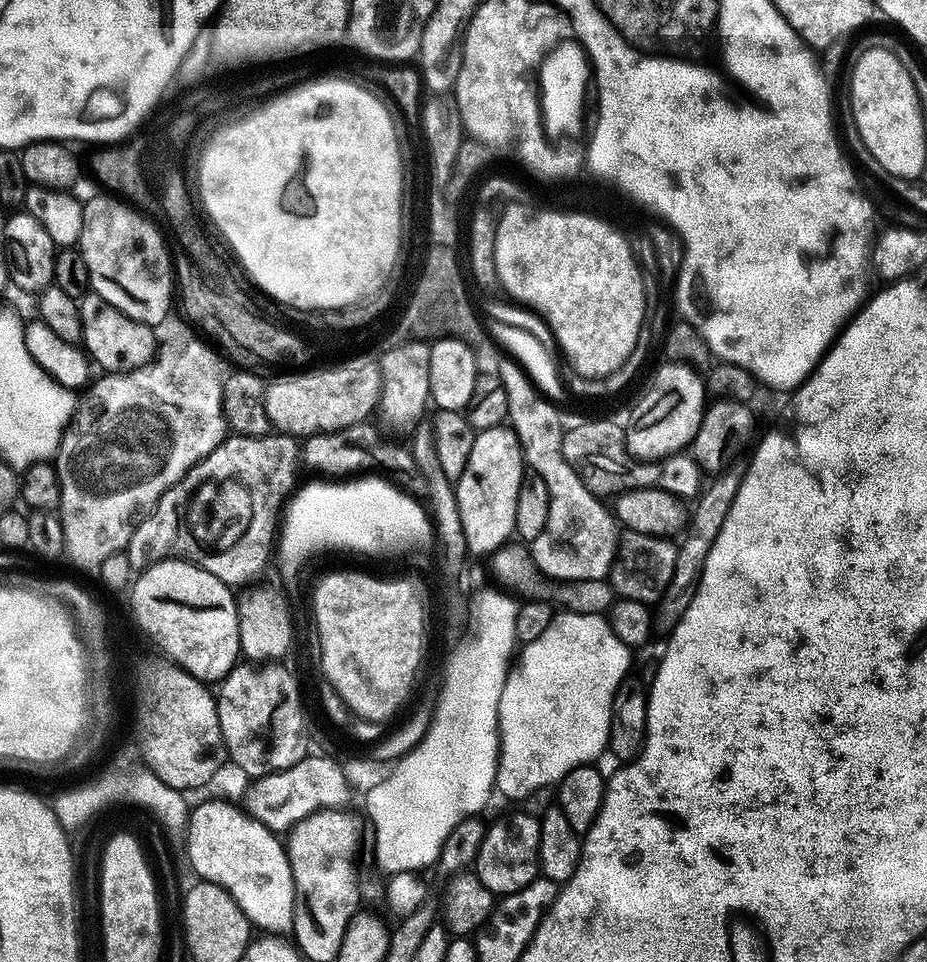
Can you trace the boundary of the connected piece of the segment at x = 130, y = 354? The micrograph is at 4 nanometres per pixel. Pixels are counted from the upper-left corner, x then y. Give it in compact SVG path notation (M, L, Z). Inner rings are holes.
M89 291L88 295L79 297L80 317L82 318L82 348L90 357L97 369L109 372L131 372L133 368L140 367L151 360L158 347L158 336L153 325L143 324L126 314L122 314L114 306L110 306L97 292Z

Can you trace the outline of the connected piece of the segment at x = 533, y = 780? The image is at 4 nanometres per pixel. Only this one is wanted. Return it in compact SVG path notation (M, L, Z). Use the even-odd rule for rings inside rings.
M567 610L557 611L550 626L546 626L546 630L542 630L534 642L519 649L504 683L498 706L500 758L496 767L495 791L499 795L501 792L508 800L524 800L551 784L552 787L559 785L560 780L578 766L595 765L596 759L605 755L612 710L621 691L620 683L632 664L632 656L633 649L612 633L607 615Z

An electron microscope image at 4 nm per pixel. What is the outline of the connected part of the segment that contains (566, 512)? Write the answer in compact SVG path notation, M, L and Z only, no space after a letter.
M501 355L496 366L496 377L502 382L506 394L513 401L521 400L528 404L528 408L513 407L509 411L507 423L513 432L520 439L520 447L524 450L525 465L535 475L546 482L546 490L550 490L550 514L546 518L546 526L538 538L530 542L533 562L536 564L536 571L544 578L552 582L565 582L569 580L605 580L609 579L612 563L616 557L616 545L618 543L618 521L610 511L601 497L595 496L578 478L578 474L570 462L562 454L562 442L564 441L565 425L561 420L562 412L552 403L548 397L543 396L537 388L533 388L532 380L516 365L515 360L511 360L506 355Z

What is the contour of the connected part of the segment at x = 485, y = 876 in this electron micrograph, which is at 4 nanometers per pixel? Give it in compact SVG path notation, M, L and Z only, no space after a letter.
M516 812L497 824L489 823L474 863L476 877L482 886L503 898L529 886L540 876L540 822L534 815Z

